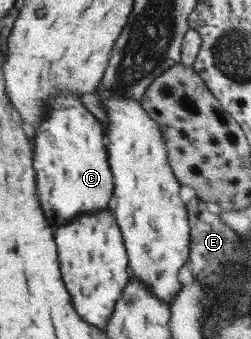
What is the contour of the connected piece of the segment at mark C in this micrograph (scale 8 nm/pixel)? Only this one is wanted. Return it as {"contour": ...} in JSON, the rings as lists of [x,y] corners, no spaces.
{"contour":[[[60,91],[49,102],[48,117],[37,130],[34,166],[38,193],[45,217],[62,226],[79,215],[89,215],[113,206],[115,181],[109,161],[103,125],[87,110],[83,99],[74,93]]]}

